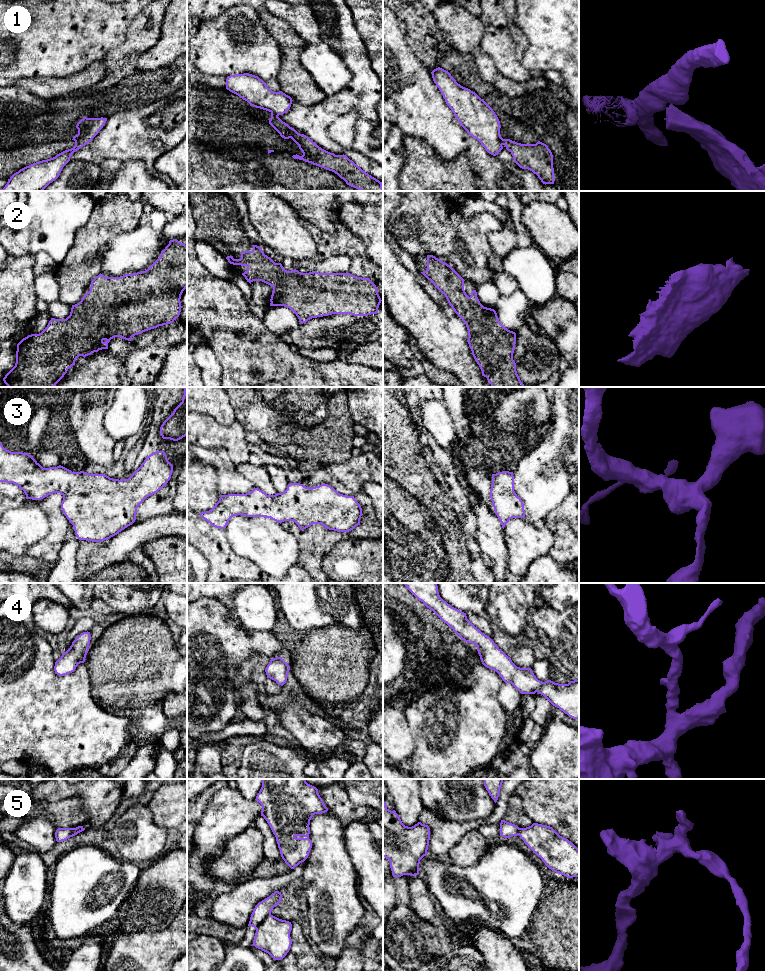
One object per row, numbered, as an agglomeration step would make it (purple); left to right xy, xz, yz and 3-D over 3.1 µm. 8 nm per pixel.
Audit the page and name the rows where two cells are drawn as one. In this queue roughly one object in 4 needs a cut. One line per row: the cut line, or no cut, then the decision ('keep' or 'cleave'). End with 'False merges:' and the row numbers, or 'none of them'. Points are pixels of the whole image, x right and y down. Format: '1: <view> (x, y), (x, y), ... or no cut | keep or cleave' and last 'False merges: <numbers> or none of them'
1: xz (271, 112), (277, 116) | cleave
2: no cut | keep
3: no cut | keep
4: no cut | keep
5: xz (270, 913), (255, 928) | cleave
False merges: 1, 5

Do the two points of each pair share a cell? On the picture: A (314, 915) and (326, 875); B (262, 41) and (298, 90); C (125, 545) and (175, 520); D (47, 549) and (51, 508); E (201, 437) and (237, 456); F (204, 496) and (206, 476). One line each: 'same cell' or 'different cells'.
A: same cell
B: different cells
C: same cell
D: same cell
E: same cell
F: same cell

